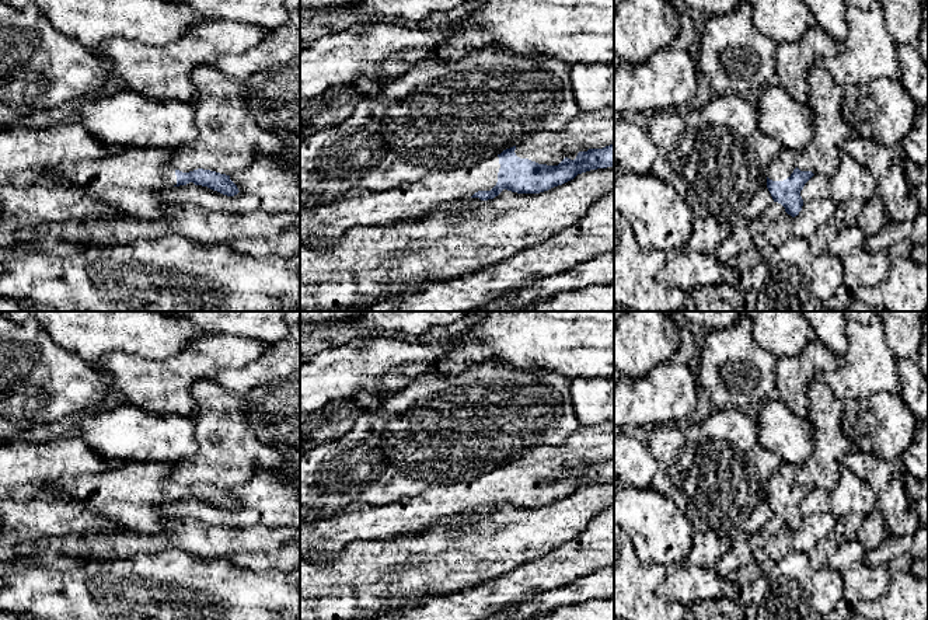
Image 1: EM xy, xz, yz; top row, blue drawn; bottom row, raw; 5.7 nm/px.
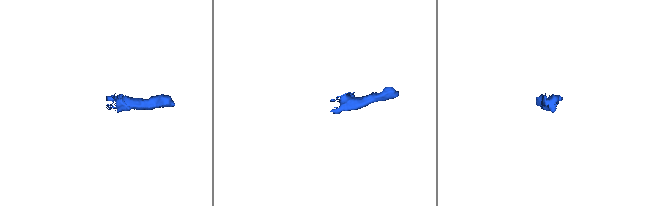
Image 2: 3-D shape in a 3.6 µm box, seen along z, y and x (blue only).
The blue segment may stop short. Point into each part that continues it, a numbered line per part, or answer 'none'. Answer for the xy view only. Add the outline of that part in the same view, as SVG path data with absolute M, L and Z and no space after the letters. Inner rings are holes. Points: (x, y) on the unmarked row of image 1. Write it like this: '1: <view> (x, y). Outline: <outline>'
1: xy (132, 494). Outline: M122 461L116 467L100 471L86 473L77 477L62 477L56 487L116 525L137 534L160 534L165 530L163 523L167 519L161 513L161 506L177 499L175 483L168 478L172 463L163 461Z

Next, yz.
1: yz (781, 481). Outline: M782 461L779 469L770 476L767 481L767 491L772 495L784 495L791 491L796 481L798 466Z

